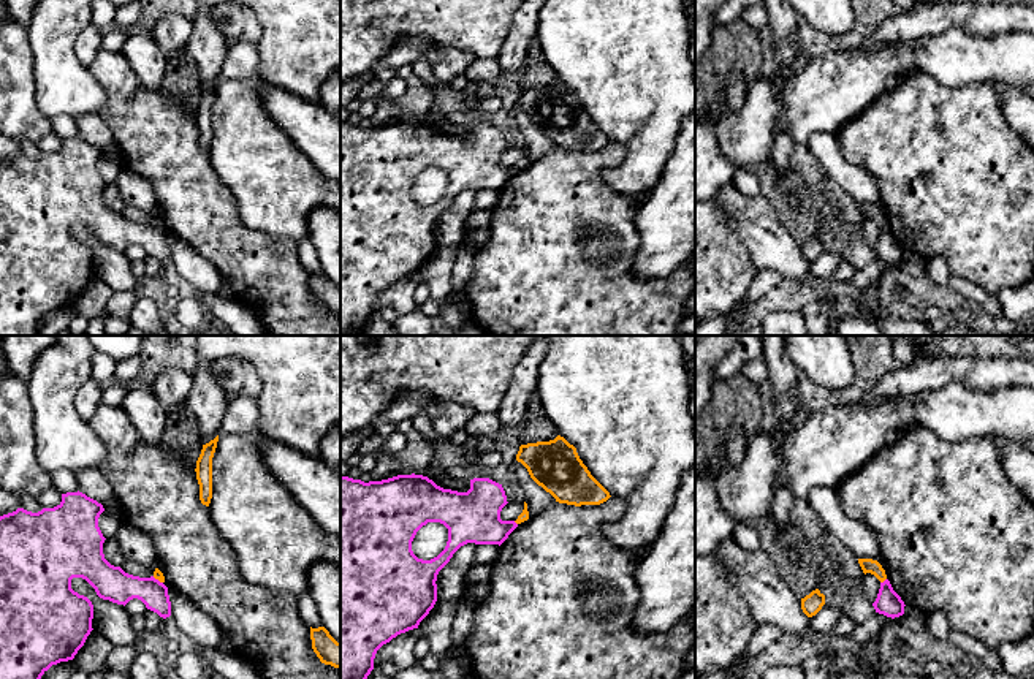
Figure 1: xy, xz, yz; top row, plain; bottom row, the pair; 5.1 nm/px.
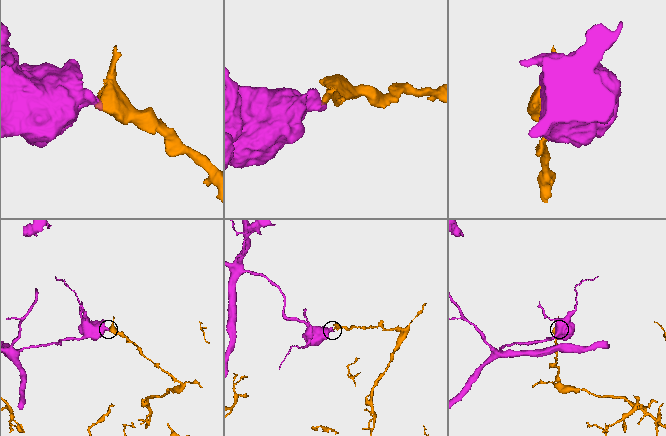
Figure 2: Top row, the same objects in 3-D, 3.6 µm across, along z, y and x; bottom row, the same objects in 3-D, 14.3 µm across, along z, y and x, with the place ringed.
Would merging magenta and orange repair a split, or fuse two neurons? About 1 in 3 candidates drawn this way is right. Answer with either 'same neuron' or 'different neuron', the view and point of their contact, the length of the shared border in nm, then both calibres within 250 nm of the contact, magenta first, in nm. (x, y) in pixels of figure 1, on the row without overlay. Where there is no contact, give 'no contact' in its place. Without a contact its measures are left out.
different neuron; meets magenta in yz at (884, 227); contact 40 nm long; 130 nm thick on the magenta side, 80 nm on the other

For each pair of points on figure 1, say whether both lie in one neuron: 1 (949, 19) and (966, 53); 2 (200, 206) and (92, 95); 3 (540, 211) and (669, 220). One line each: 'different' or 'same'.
1: different
2: different
3: different

